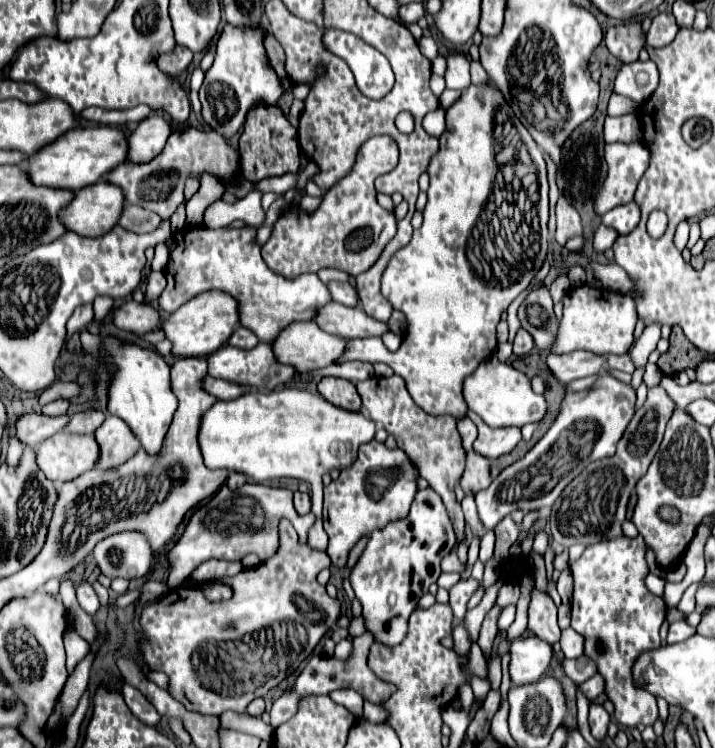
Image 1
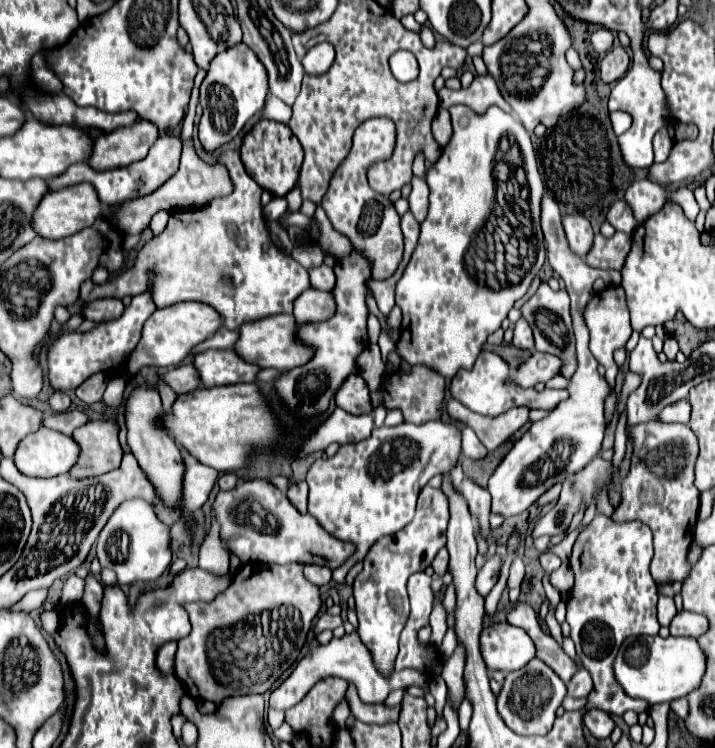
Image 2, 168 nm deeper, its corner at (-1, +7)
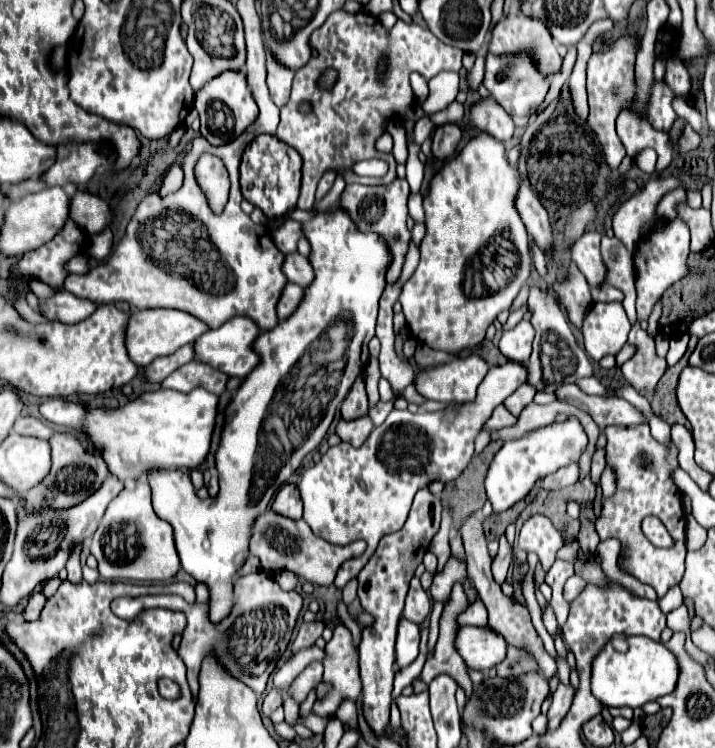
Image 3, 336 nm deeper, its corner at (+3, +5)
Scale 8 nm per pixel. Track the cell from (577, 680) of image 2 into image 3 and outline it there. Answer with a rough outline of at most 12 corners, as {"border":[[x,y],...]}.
{"border":[[560,684],[552,696],[548,732],[568,714],[574,688]]}

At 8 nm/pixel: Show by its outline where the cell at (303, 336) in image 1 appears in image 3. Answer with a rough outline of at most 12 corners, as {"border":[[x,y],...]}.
{"border":[[230,318],[194,342],[194,358],[244,378],[258,364],[260,328]]}

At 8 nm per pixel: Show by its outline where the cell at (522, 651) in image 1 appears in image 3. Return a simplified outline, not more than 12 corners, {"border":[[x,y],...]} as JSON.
{"border":[[462,626],[456,652],[472,670],[488,672],[506,656],[492,628]]}

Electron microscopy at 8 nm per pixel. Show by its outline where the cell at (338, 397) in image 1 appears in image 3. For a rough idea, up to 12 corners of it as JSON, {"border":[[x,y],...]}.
{"border":[[356,378],[340,414],[344,420],[368,414],[362,378]]}

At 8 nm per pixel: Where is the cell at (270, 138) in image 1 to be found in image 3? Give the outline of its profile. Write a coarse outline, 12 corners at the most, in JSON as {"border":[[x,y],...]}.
{"border":[[258,136],[242,156],[244,198],[268,220],[300,194],[300,154]]}

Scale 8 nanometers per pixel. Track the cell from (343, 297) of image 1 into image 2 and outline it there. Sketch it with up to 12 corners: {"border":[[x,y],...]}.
{"border":[[328,266],[310,270],[316,290],[332,292],[336,274]]}

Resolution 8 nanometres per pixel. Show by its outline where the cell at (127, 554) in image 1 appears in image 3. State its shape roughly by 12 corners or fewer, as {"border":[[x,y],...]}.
{"border":[[146,478],[108,504],[90,552],[102,580],[178,574]]}

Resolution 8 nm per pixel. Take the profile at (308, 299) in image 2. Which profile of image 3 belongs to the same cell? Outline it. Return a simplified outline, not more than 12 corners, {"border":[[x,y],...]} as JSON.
{"border":[[288,282],[276,304],[278,320],[298,308],[304,288]]}

